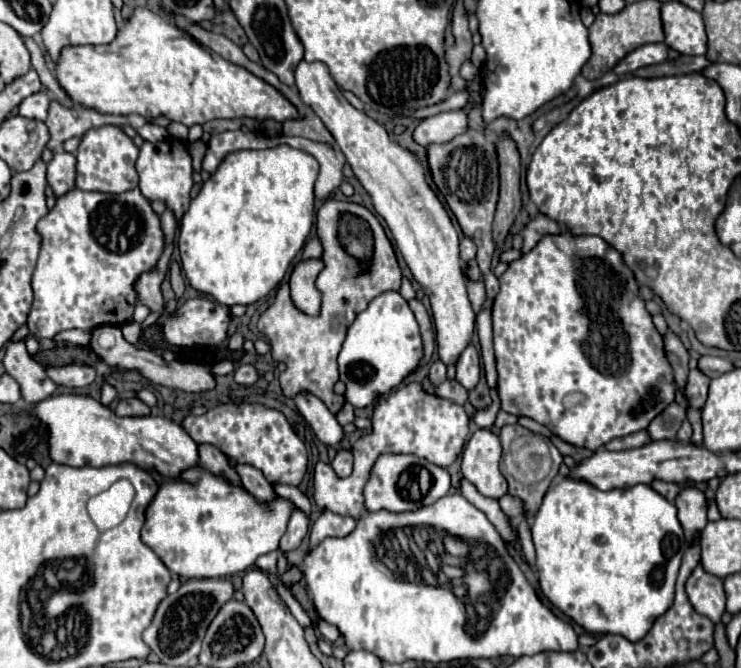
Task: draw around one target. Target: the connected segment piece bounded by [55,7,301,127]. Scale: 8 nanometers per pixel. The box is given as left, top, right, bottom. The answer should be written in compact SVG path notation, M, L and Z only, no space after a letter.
M145 7L133 11L113 43L67 47L55 69L61 87L73 101L99 113L139 113L145 119L163 115L187 127L213 119L249 117L285 123L301 117L297 107L277 87L203 47L169 23L165 15L157 15Z

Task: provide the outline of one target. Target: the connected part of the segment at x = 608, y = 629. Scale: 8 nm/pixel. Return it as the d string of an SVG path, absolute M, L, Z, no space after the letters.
M565 477L561 483L553 485L545 497L543 503L535 515L531 525L532 541L536 552L536 572L539 573L539 585L545 597L559 607L565 615L569 615L575 623L579 623L585 631L589 633L613 633L613 635L625 635L627 639L643 639L653 621L663 615L669 609L669 603L673 601L673 591L675 591L675 579L677 579L677 569L681 565L683 553L685 551L685 537L681 523L677 519L677 507L669 503L663 495L659 495L651 485L635 485L629 489L611 489L611 491L601 491L593 487L591 483L583 479L571 479Z

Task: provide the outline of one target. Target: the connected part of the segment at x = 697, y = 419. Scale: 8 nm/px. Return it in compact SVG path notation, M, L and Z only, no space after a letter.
M687 405L687 419L693 425L693 437L691 437L691 441L701 445L701 411Z

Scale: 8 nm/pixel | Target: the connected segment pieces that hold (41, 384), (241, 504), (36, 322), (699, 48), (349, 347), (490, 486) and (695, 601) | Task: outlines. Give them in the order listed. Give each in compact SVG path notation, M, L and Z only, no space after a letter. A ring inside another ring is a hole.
M7 343L7 353L3 359L5 371L17 379L17 383L21 385L21 395L23 401L33 405L49 395L53 395L57 391L57 383L53 383L45 369L29 357L25 343Z
M195 467L185 471L179 481L165 481L159 487L153 503L147 509L141 539L157 553L157 557L171 573L183 579L229 577L239 571L245 571L257 561L257 557L271 553L279 547L291 511L293 505L287 499L277 499L269 507L259 505L243 487L233 487L231 483L225 483L225 479L215 477L213 473L201 467Z
M71 189L61 195L55 207L39 221L37 231L41 233L43 247L33 273L35 301L27 319L27 327L35 339L53 339L57 333L67 329L95 329L99 325L123 325L131 317L137 295L133 281L147 269L155 267L163 253L163 231L159 217L153 213L151 203L141 195L139 189L131 189L119 195Z
M681 1L663 3L661 9L665 43L683 55L705 55L707 33L701 13L685 7Z
M387 291L375 297L365 311L357 315L357 319L347 329L347 337L343 349L339 353L339 379L347 385L345 401L351 403L355 409L365 409L375 403L375 399L383 393L395 389L407 375L419 369L423 359L423 339L419 325L415 321L413 311L409 309L407 301L395 293ZM357 363L367 363L373 367L373 377L355 377L353 367Z
M479 429L465 445L461 457L461 473L477 491L491 499L501 499L507 493L507 481L499 471L501 443L491 429Z
M701 563L693 569L687 583L687 597L697 613L707 615L713 619L713 623L719 623L723 611L725 611L725 589L723 581L715 575L709 575L703 571Z

